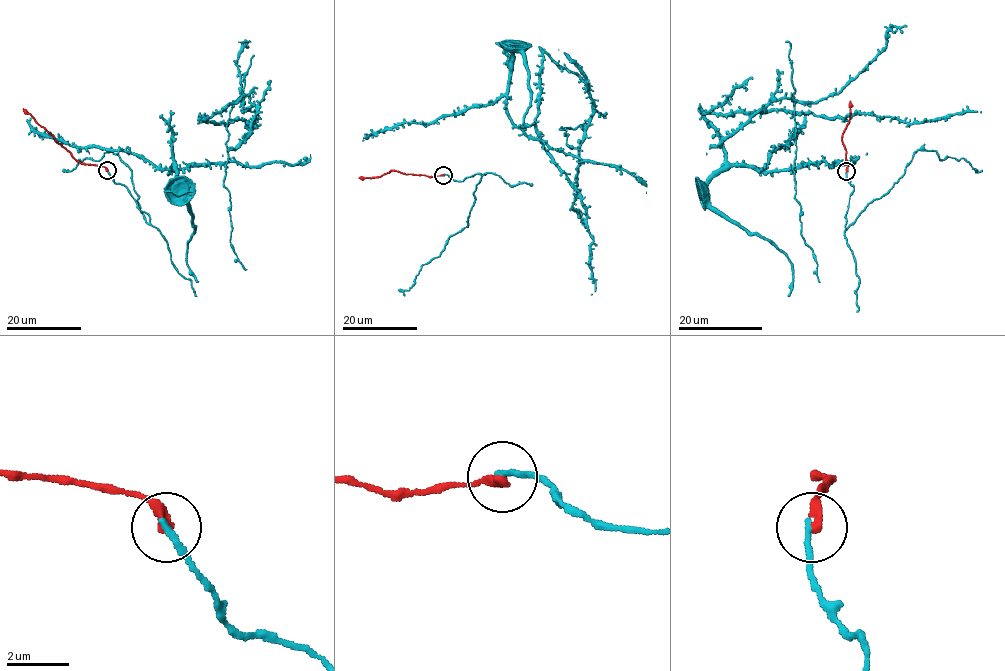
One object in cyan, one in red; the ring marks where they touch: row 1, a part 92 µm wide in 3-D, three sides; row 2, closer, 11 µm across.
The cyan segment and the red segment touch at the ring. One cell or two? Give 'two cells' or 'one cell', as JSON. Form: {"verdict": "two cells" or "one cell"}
{"verdict": "one cell"}

